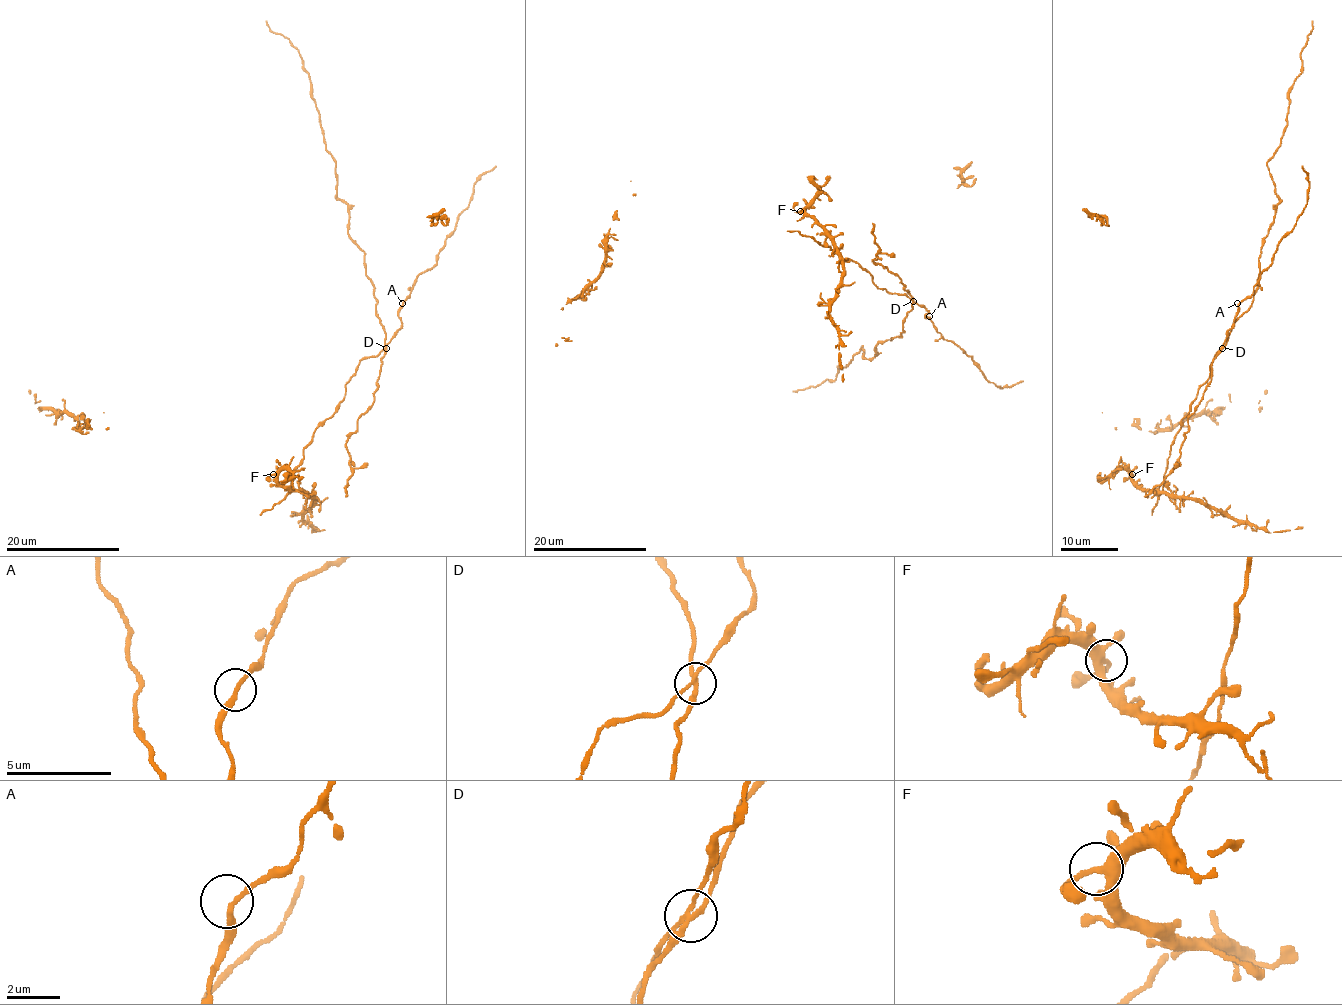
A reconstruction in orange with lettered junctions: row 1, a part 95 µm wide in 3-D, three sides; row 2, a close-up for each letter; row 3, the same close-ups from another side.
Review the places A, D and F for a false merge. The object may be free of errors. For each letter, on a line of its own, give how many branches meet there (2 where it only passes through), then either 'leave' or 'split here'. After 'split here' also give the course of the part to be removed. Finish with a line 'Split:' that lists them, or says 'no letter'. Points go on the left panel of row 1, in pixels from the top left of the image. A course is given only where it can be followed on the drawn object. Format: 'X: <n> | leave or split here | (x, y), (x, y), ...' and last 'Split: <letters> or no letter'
A: 2 | leave
D: 4 | leave
F: 3 | leave
Split: no letter

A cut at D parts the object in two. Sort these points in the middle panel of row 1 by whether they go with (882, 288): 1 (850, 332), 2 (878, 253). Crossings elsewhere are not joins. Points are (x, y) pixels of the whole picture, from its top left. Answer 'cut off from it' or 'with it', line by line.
1: with it
2: cut off from it

